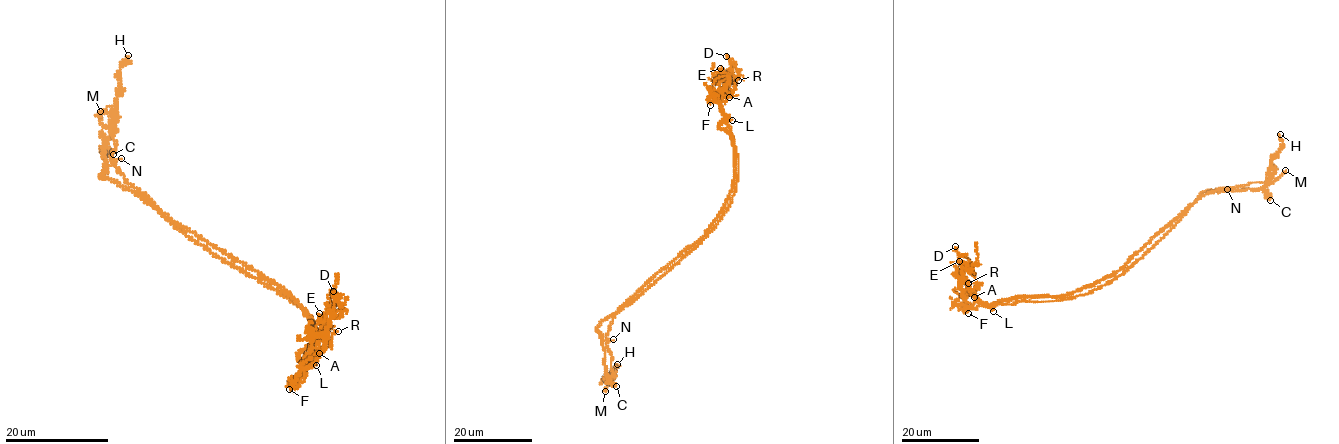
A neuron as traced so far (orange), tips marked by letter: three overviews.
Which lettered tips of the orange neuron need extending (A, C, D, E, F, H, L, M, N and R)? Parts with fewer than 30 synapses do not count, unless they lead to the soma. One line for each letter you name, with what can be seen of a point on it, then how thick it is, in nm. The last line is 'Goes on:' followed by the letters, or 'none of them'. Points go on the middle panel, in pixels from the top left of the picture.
M: place (605, 391); calibre 200 nm
Goes on: M

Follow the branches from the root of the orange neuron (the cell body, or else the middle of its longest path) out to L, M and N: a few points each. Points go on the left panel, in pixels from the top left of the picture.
L: (244, 271), (281, 293), (309, 316), (317, 331), (313, 351), (308, 358), (316, 365)
M: (244, 271), (174, 226), (127, 182), (110, 156), (115, 145), (111, 130), (100, 121), (100, 111)
N: (244, 271), (216, 257), (174, 226), (157, 206), (125, 180), (112, 162), (121, 158)

